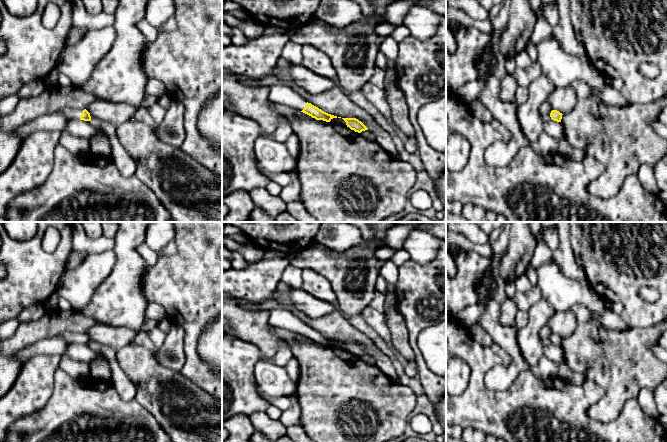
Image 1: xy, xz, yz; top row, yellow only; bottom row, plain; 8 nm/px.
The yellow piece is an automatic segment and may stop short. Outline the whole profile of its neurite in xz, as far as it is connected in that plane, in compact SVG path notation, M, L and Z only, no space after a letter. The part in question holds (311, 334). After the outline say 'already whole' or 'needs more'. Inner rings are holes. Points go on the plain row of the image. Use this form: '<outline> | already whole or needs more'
M274 308L268 311L268 315L269 321L273 326L294 332L295 334L301 335L316 344L330 346L333 342L337 342L337 340L328 338L311 327L306 326L291 311Z | needs more

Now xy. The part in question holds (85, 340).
M61 333L58 335L60 338L65 340L69 344L84 344L91 345L90 337L84 333Z | needs more

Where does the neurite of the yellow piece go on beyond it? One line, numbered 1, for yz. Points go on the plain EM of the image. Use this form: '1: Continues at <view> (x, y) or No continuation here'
1: No continuation here

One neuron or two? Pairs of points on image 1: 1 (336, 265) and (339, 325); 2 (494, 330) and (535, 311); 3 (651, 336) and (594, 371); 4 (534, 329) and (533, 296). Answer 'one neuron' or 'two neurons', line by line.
1: two neurons
2: two neurons
3: one neuron
4: two neurons

